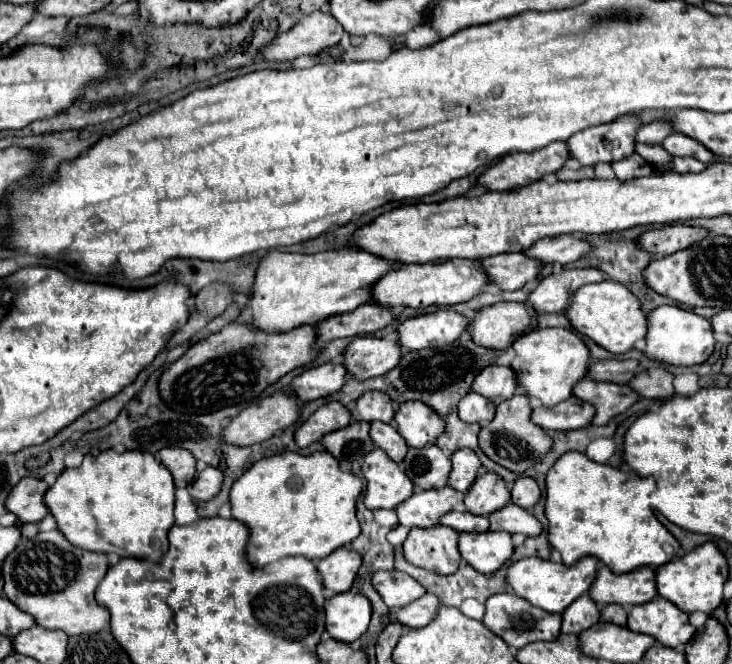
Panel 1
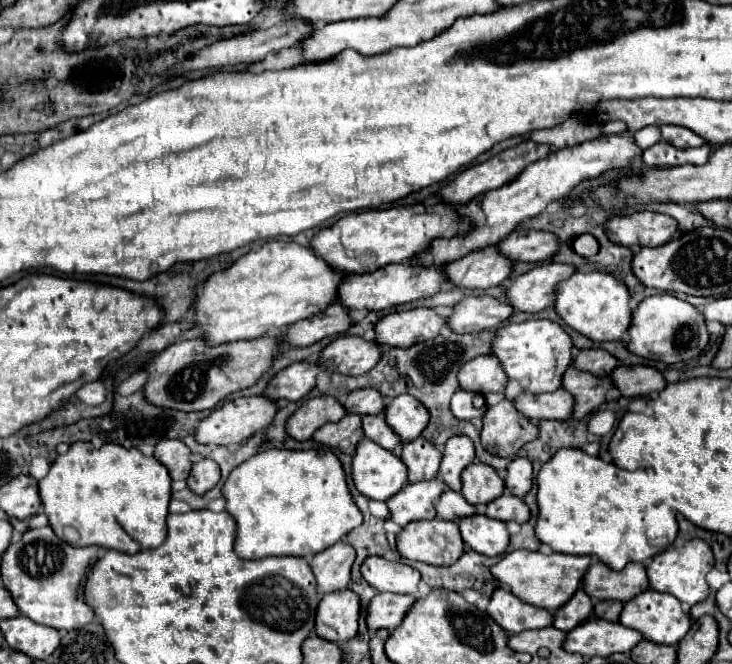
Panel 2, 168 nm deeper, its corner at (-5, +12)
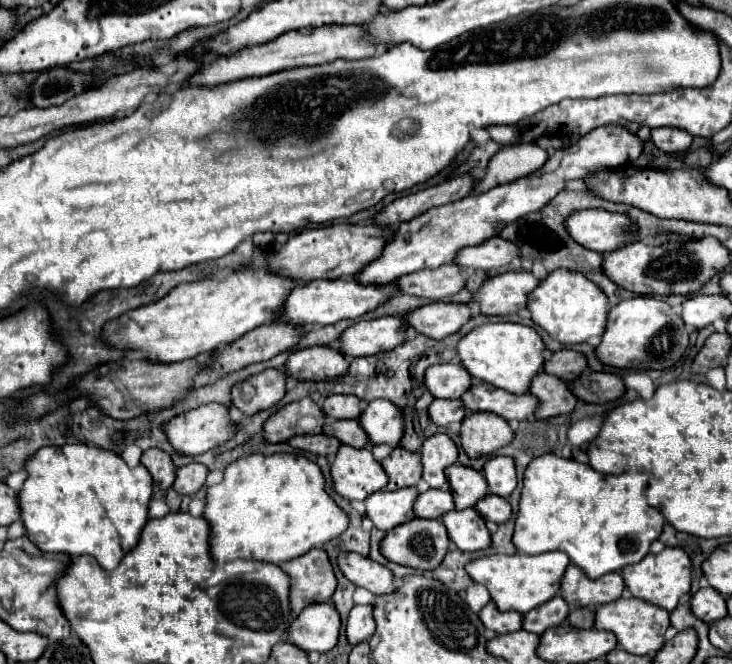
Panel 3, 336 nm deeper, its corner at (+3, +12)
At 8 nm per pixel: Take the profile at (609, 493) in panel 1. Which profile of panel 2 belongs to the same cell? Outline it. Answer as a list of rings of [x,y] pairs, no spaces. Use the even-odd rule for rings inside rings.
[[[562,448],[540,468],[536,482],[538,520],[534,532],[536,538],[542,544],[548,544],[554,552],[596,556],[608,568],[622,570],[628,562],[646,562],[648,558],[668,550],[674,544],[678,534],[676,514],[664,502],[658,502],[648,490],[648,470],[628,472],[616,468],[614,464],[602,462],[598,456],[588,456],[578,448]]]

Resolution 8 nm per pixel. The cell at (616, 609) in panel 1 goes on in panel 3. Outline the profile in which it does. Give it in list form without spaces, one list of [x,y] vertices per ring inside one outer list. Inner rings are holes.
[[[574,608],[570,612],[568,620],[574,628],[594,628],[596,612],[594,612],[594,608]]]

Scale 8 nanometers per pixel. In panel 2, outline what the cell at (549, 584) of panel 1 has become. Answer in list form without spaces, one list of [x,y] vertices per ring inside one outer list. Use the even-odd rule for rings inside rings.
[[[514,550],[506,554],[498,564],[490,568],[492,576],[500,582],[510,586],[510,592],[526,604],[544,608],[554,612],[556,608],[564,606],[572,594],[580,588],[580,580],[590,566],[590,556],[572,556],[572,554],[540,554],[530,550]]]

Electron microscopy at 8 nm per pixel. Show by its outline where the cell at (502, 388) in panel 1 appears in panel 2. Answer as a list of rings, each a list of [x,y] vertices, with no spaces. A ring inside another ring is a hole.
[[[488,354],[488,356],[478,356],[468,364],[464,364],[458,372],[458,382],[460,388],[468,392],[504,394],[508,380],[504,380],[504,372],[500,372],[500,366],[496,364],[496,360],[492,360],[492,354]]]

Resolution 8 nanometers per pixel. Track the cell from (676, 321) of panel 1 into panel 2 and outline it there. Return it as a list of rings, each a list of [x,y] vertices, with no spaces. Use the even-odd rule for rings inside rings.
[[[670,294],[644,298],[632,312],[628,334],[630,340],[626,348],[632,354],[656,362],[666,362],[666,364],[676,364],[682,360],[696,358],[708,344],[708,330],[706,330],[704,316],[700,316],[700,312],[692,304],[678,300],[676,296]]]

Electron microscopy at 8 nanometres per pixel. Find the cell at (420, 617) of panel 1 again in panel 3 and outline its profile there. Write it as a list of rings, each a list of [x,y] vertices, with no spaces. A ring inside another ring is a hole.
[[[372,604],[354,606],[348,616],[346,634],[350,644],[368,642],[372,638],[372,632],[376,630],[376,620],[372,620]]]

